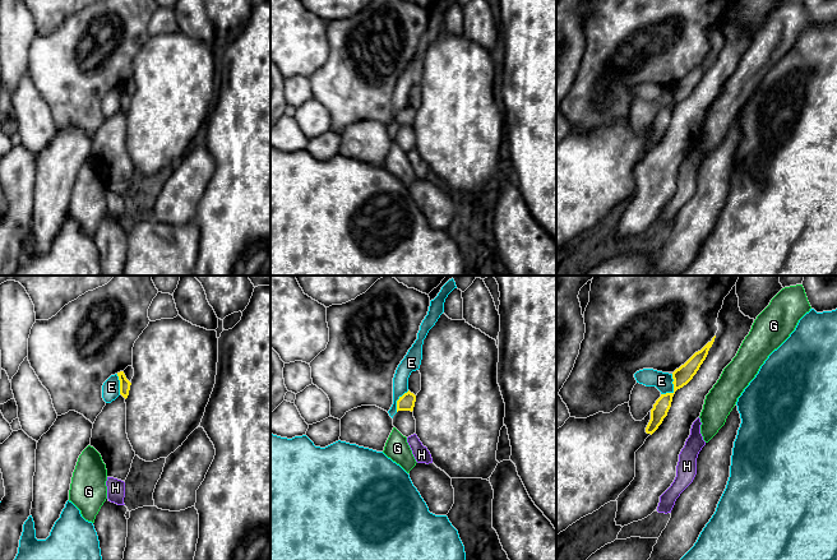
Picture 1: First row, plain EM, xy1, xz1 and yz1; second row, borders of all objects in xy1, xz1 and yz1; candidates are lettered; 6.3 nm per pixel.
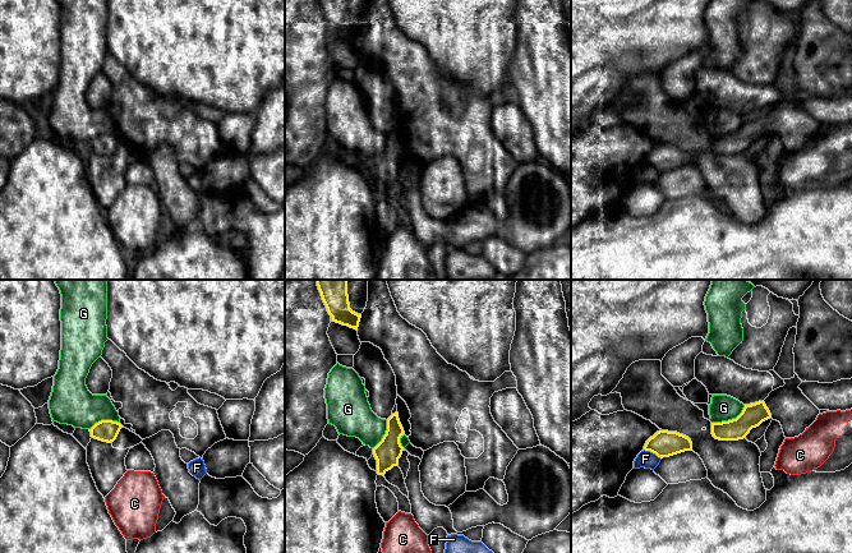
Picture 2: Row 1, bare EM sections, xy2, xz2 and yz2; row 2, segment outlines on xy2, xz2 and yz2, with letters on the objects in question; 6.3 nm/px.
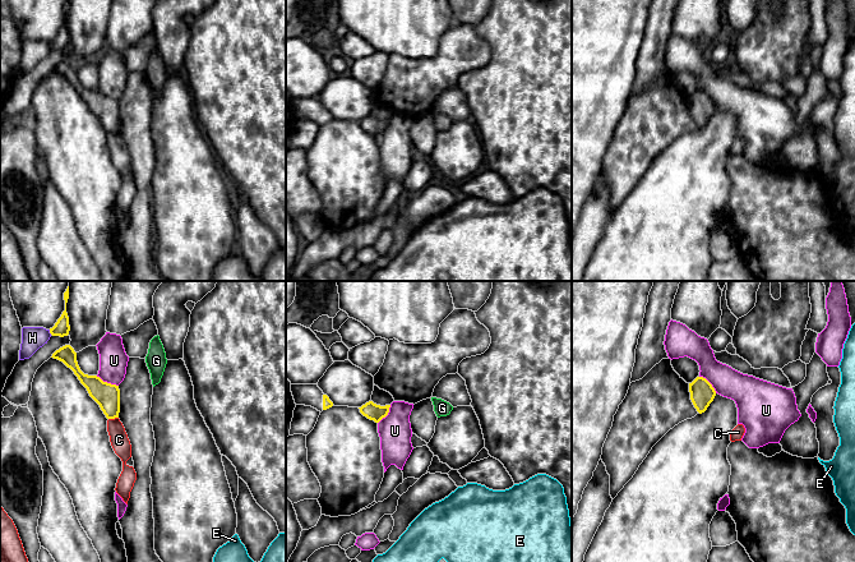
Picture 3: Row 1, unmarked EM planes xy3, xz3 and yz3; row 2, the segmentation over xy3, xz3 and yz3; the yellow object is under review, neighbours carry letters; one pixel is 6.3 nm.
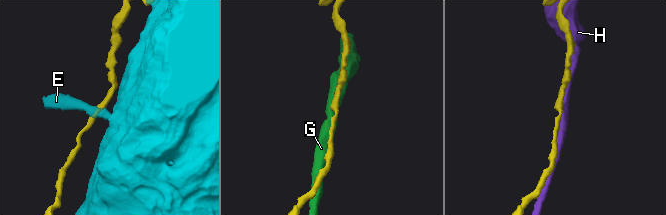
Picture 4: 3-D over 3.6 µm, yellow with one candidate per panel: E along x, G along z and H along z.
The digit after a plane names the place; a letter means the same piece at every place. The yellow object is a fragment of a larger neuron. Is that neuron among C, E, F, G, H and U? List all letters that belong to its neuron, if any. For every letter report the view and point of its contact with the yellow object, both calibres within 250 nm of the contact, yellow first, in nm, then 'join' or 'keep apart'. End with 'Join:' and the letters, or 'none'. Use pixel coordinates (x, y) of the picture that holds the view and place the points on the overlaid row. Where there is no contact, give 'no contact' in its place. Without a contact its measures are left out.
C: xy3 (112, 418) | 160/120 nm | keep apart
E: yz1 (674, 388) | 110/110 nm | keep apart
F: yz2 (653, 452) | 170/110 nm | keep apart
G: yz2 (730, 420) | 150/170 nm | keep apart
H: xy3 (50, 332) | 100/140 nm | keep apart
U: xy3 (106, 382) | 160/180 nm | keep apart
Join: none

